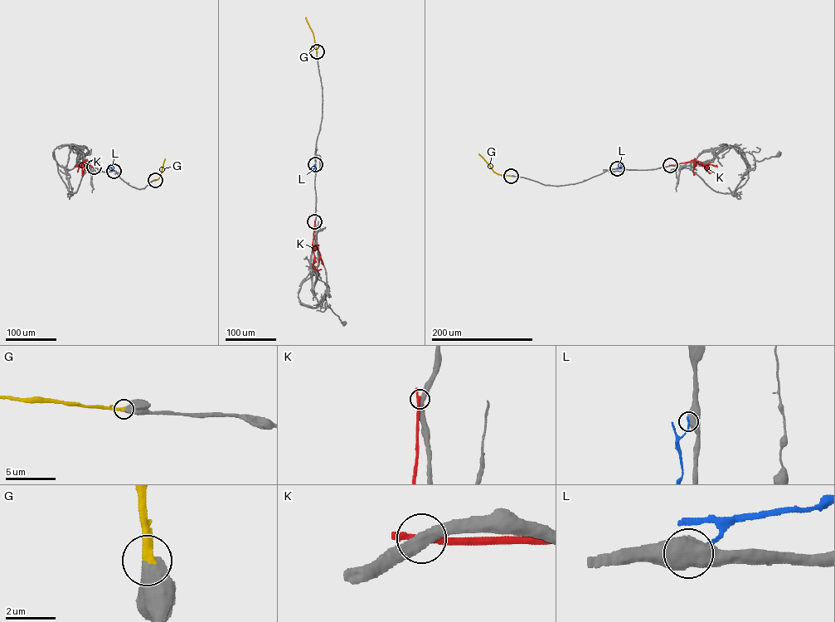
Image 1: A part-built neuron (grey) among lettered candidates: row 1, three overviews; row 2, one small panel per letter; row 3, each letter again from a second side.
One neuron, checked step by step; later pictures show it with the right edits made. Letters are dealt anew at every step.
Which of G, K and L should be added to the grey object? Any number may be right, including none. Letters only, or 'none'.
G

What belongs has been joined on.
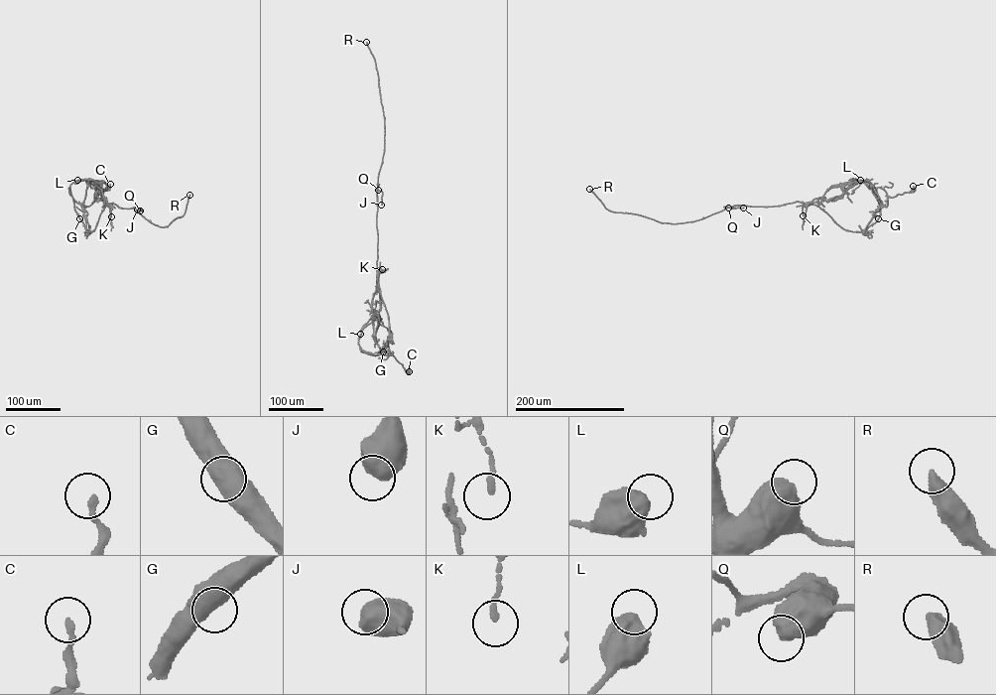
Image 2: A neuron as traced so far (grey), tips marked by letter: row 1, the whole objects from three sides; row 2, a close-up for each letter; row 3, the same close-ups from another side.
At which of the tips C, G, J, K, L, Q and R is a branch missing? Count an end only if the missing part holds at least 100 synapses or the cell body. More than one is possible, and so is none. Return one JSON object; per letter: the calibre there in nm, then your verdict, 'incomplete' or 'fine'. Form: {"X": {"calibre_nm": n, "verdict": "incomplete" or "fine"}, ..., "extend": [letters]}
{"C": {"calibre_nm": 200, "verdict": "fine"}, "G": {"calibre_nm": 550, "verdict": "fine"}, "J": {"calibre_nm": 700, "verdict": "fine"}, "K": {"calibre_nm": 180, "verdict": "fine"}, "L": {"calibre_nm": 650, "verdict": "fine"}, "Q": {"calibre_nm": 650, "verdict": "fine"}, "R": {"calibre_nm": 480, "verdict": "incomplete"}, "extend": ["R"]}

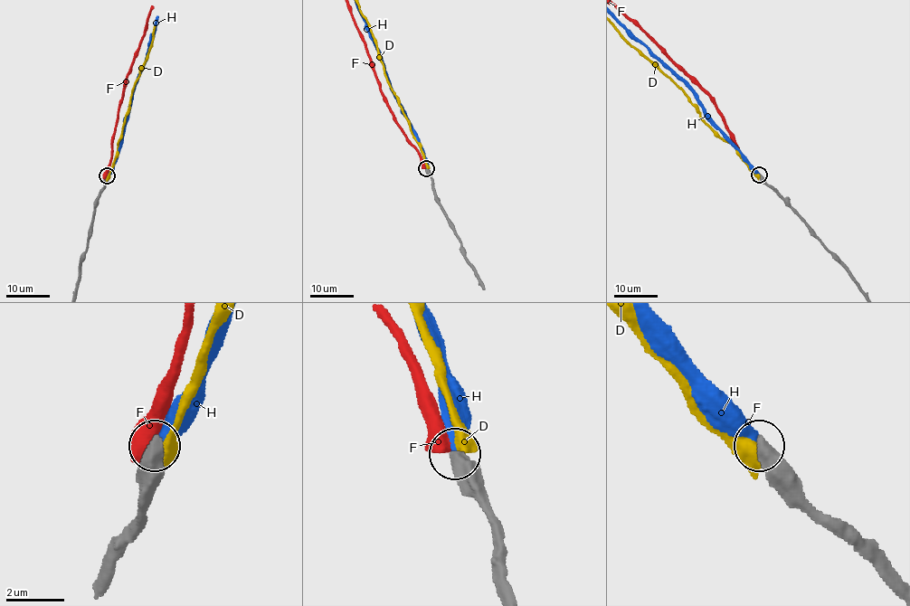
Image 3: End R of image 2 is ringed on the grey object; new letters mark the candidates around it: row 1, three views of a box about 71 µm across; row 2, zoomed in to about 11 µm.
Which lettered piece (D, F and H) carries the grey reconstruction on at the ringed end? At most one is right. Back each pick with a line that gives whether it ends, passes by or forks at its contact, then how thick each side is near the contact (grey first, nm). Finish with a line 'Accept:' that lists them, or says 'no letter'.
H: It ends there. Thickness 550 nm (grey) against 480 nm
Accept: H

